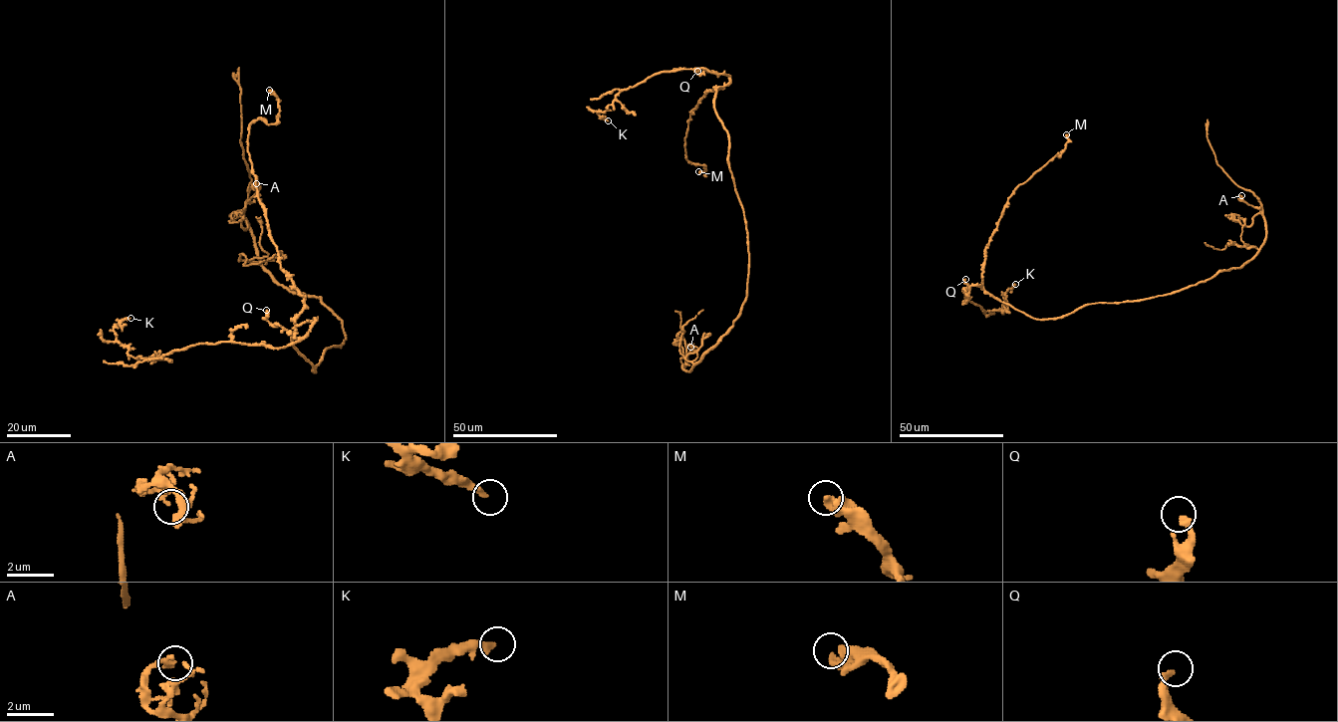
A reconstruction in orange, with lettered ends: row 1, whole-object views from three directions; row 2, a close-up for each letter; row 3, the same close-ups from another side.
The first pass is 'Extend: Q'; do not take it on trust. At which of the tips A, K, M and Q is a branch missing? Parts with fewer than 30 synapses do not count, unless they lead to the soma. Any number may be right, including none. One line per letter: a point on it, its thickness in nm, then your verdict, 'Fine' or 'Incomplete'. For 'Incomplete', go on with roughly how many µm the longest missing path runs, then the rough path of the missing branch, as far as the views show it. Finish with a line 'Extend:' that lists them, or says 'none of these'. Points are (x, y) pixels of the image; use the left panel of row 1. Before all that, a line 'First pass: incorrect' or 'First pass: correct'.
First pass: incorrect
A: Place: (256, 183). Thickness 220 nm. Fine
K: Place: (131, 318). Thickness 280 nm. Fine
M: Place: (269, 90). Thickness 460 nm. Fine
Q: Place: (266, 310). Thickness 280 nm. Fine
Extend: none of these

